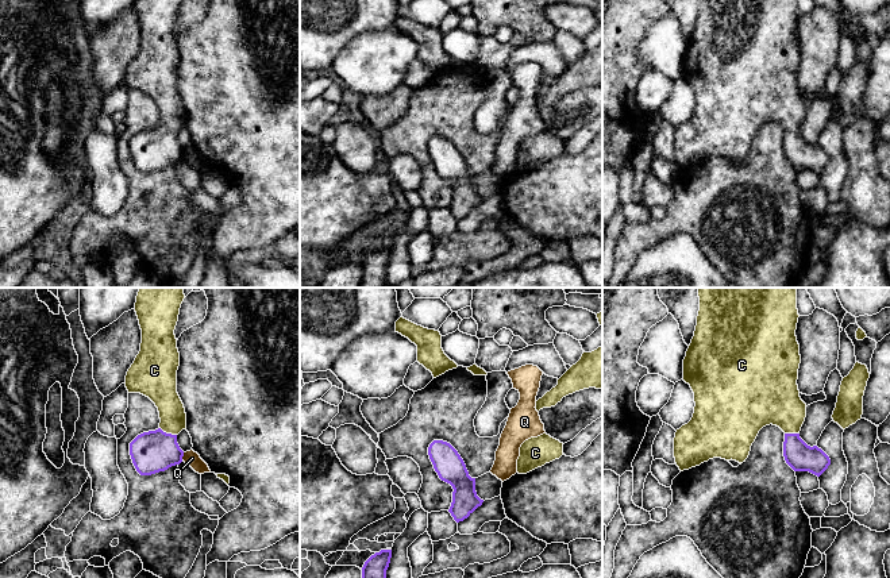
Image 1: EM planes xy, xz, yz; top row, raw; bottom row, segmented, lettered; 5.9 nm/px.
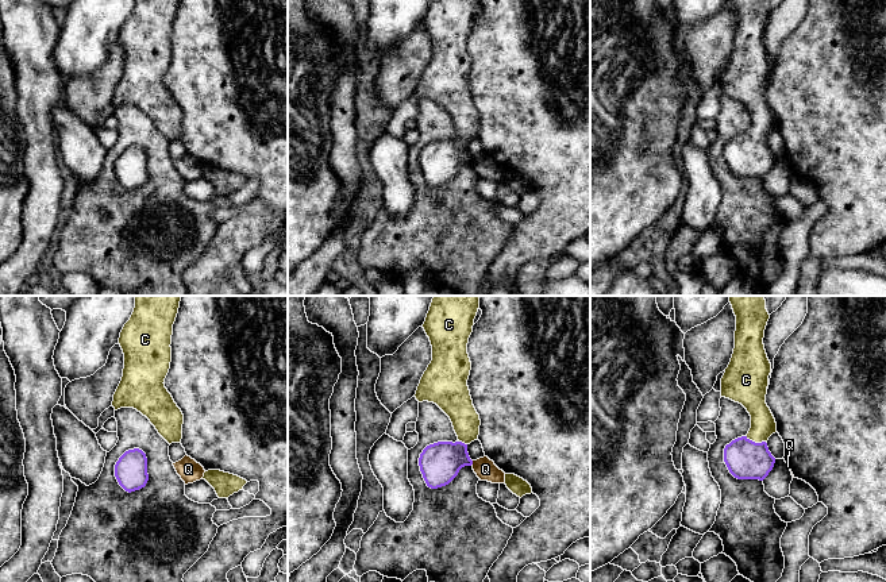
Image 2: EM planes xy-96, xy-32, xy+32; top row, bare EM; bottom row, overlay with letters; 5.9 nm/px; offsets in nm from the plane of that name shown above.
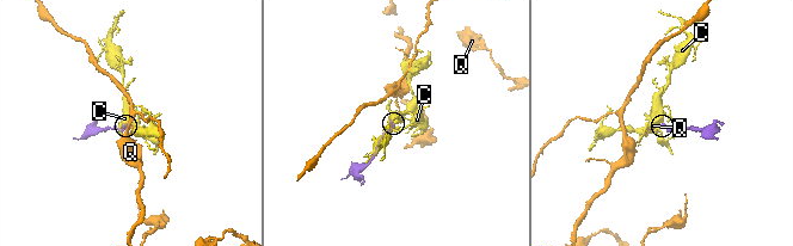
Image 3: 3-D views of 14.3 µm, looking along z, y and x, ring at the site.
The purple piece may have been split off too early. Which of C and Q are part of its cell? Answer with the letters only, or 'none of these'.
C

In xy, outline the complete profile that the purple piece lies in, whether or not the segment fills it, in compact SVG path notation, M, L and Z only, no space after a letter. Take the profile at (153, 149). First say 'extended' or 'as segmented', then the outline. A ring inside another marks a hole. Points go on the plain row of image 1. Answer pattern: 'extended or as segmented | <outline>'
extended | M135 0L142 27L140 49L126 73L128 90L149 95L159 109L159 126L138 132L130 153L140 173L165 169L182 159L177 132L186 127L186 111L177 90L180 50L174 27L182 0Z

